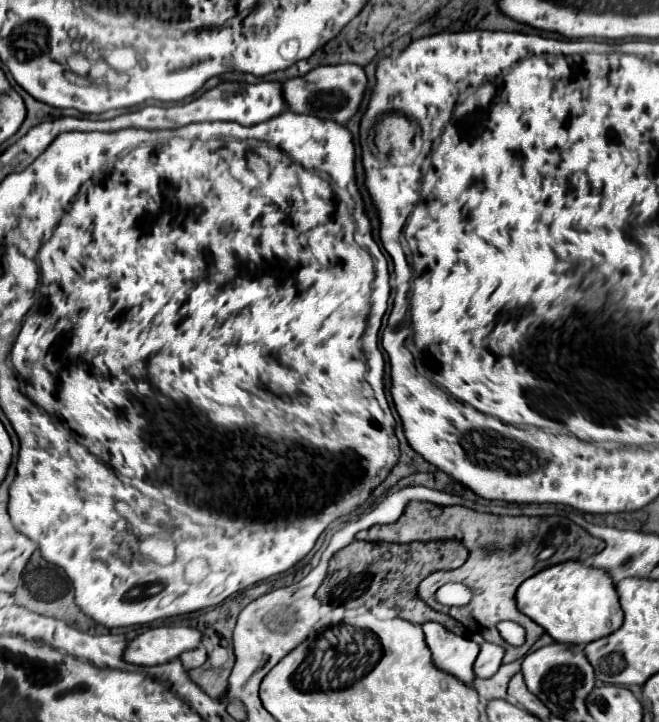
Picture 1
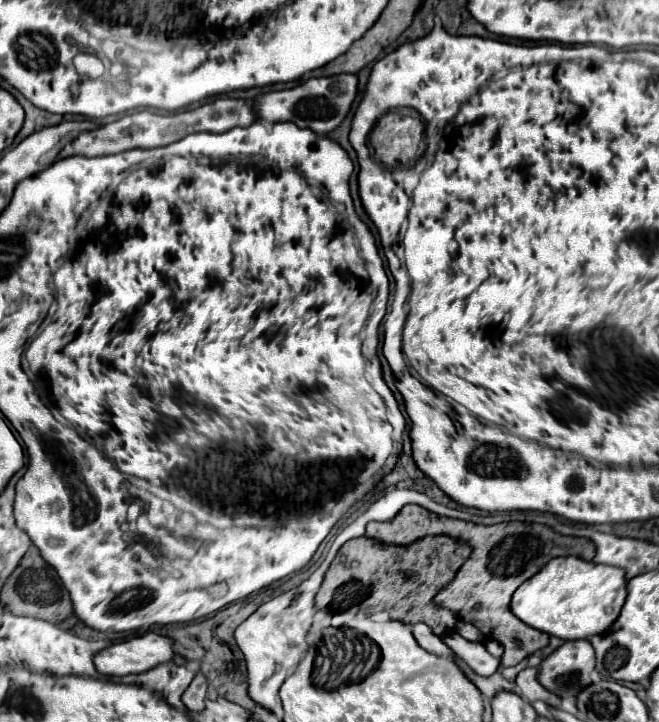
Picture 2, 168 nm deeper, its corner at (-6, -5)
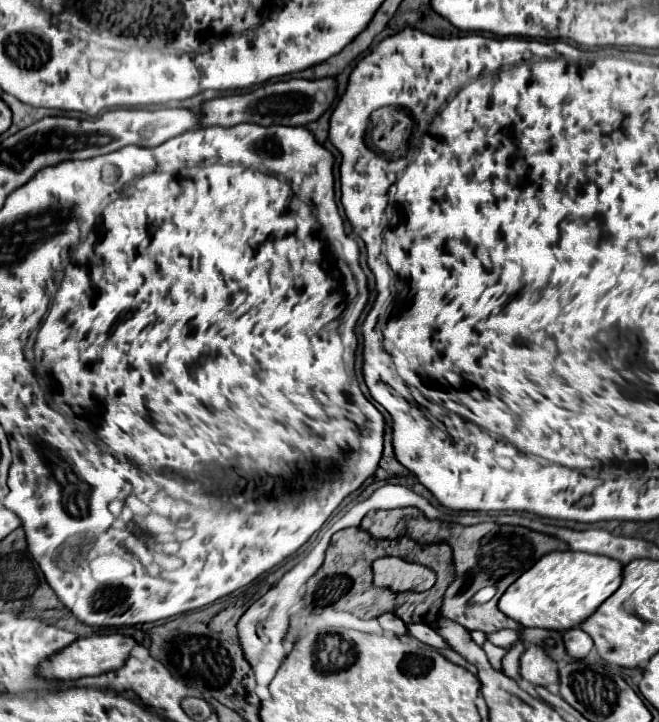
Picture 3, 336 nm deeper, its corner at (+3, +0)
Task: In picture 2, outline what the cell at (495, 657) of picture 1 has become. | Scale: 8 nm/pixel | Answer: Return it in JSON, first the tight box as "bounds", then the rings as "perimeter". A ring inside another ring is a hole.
{"bounds":[444,634,500,676],"perimeter":[[[460,634],[444,636],[444,642],[454,650],[458,658],[462,658],[478,676],[490,676],[498,670],[500,660],[486,652],[482,642],[470,642],[464,640]]]}

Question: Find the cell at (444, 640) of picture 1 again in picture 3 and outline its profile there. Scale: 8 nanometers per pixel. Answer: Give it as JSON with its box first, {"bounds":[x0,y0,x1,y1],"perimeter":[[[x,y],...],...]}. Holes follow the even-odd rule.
{"bounds":[377,613,407,637],"perimeter":[[[383,613],[383,615],[377,617],[377,621],[379,621],[379,625],[381,625],[385,631],[391,631],[391,633],[397,635],[397,637],[407,635],[405,623],[403,623],[397,615],[393,615],[393,613]]]}

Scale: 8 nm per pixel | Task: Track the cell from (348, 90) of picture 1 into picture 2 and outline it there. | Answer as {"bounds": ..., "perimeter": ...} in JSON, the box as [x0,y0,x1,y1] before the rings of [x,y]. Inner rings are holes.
{"bounds":[256,74,358,134],"perimeter":[[[354,74],[310,78],[296,88],[268,92],[262,98],[256,98],[256,112],[260,120],[266,120],[266,122],[286,122],[288,120],[288,122],[298,124],[300,128],[310,128],[316,134],[328,134],[334,128],[338,128],[348,116],[350,106],[356,98],[356,90],[358,90],[358,78]]]}

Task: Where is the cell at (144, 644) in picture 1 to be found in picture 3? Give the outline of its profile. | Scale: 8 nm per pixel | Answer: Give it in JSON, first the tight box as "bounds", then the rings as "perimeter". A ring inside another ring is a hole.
{"bounds":[41,635,135,681],"perimeter":[[[91,635],[73,641],[65,651],[57,651],[49,663],[41,663],[41,675],[45,675],[47,681],[75,681],[87,675],[101,675],[113,669],[119,669],[125,659],[129,657],[129,651],[135,647],[135,641],[125,635]]]}

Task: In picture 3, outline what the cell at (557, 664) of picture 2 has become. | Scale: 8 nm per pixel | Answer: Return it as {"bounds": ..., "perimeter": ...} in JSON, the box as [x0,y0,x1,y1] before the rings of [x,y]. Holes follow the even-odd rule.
{"bounds":[565,627,593,659],"perimeter":[[[573,627],[565,631],[565,647],[571,657],[583,659],[593,649],[593,641],[589,639],[589,635],[585,635],[585,631],[581,631],[579,627]]]}

